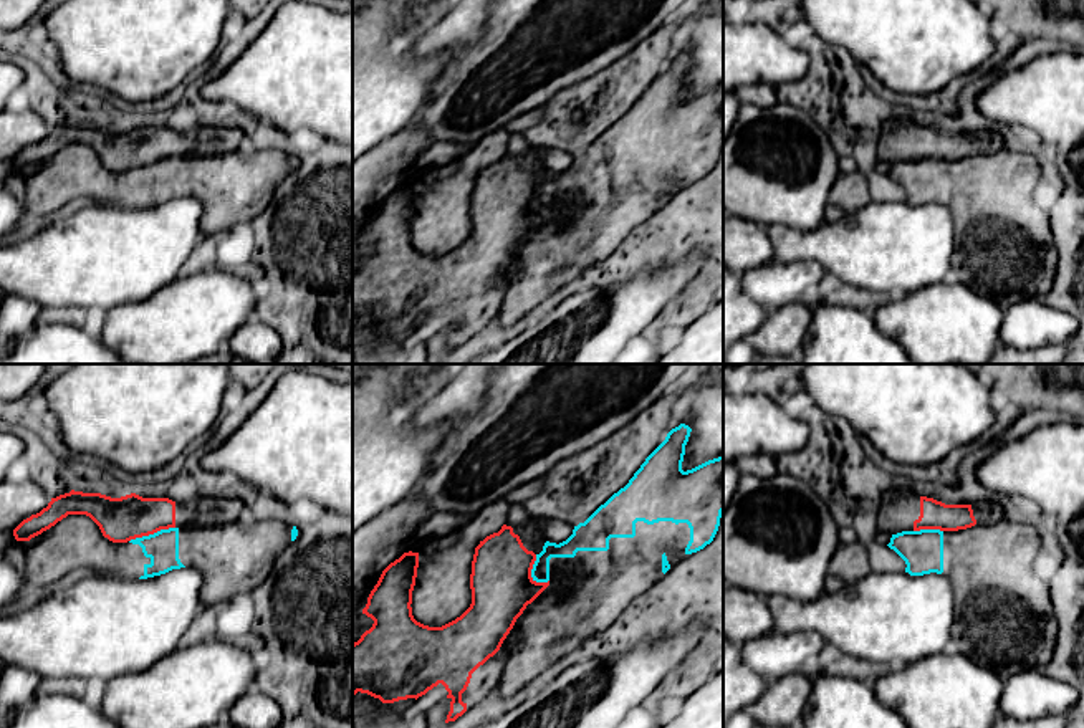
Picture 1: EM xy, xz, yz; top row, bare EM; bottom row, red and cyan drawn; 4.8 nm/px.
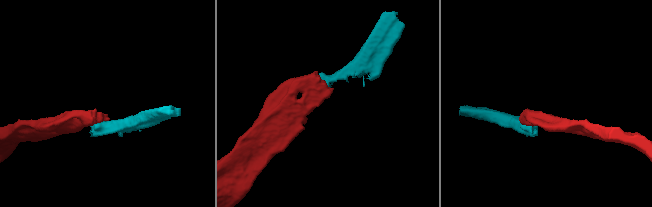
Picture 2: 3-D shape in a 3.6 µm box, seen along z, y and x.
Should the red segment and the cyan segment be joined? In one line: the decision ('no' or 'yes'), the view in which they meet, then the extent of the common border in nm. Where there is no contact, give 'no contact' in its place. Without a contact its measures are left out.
no | xy | 240 nm

